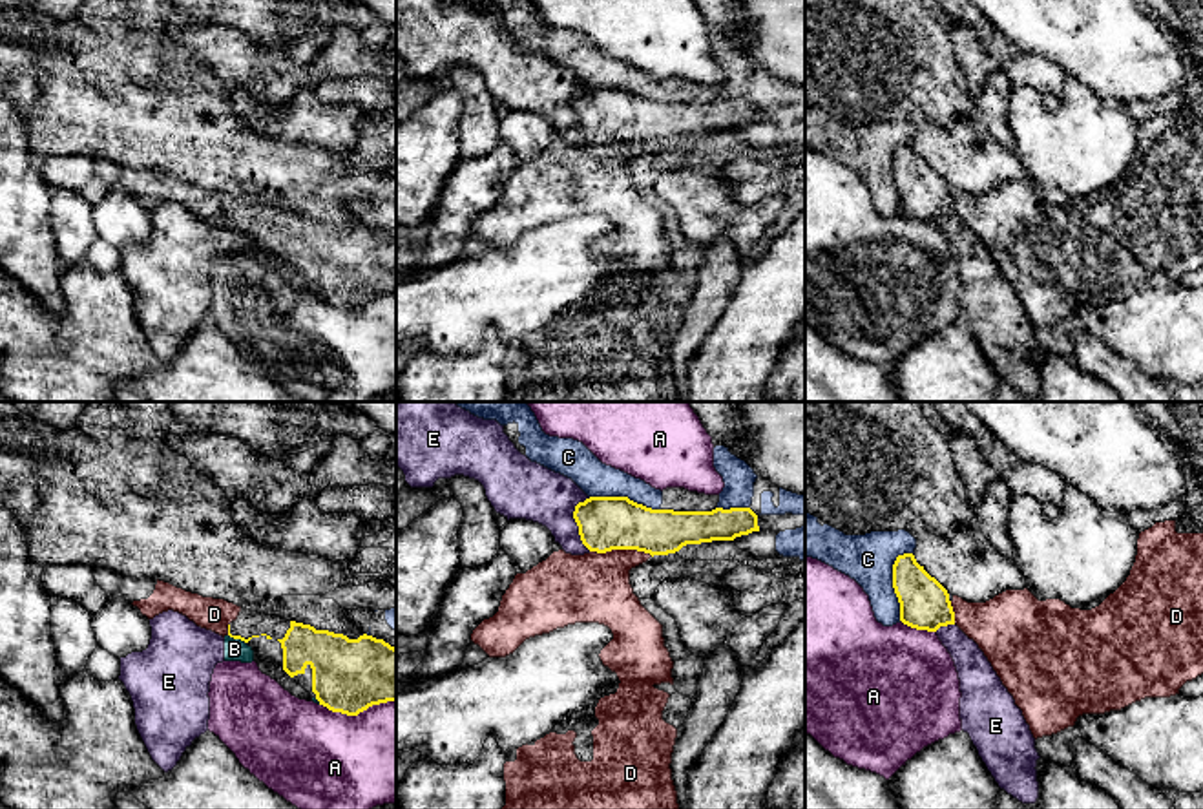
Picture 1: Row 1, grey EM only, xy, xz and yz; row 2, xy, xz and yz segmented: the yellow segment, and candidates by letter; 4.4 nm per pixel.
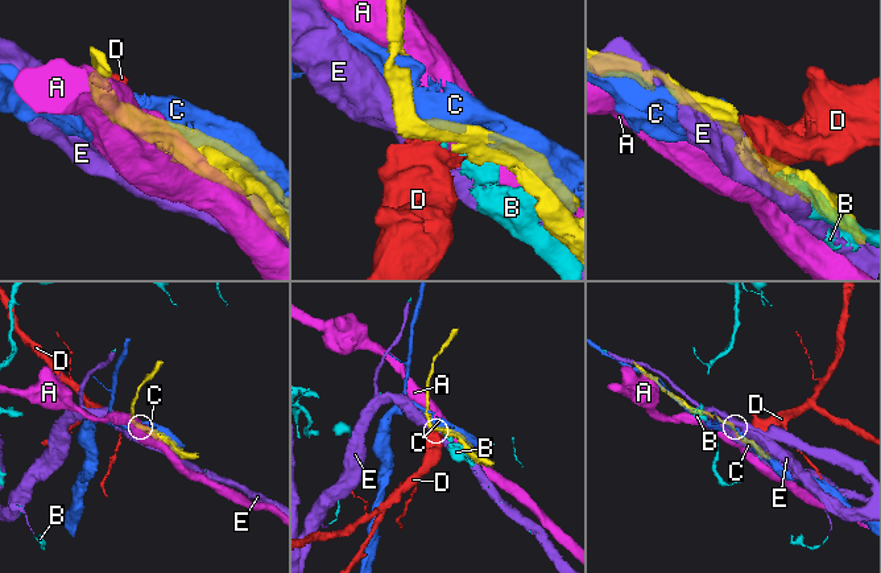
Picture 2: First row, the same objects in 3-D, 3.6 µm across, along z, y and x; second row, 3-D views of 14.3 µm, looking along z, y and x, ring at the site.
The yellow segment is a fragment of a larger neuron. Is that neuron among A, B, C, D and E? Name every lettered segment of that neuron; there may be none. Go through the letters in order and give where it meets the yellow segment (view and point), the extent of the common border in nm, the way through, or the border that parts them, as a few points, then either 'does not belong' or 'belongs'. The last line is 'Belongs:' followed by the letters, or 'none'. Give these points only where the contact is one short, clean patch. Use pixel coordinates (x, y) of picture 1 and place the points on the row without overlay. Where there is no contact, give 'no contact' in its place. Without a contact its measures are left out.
A: contact xy (356, 305); length 340 nm; does not belong
B: contact xy (238, 229); length 90 nm; does not belong
C: contact yz (893, 172); length 300 nm; does not belong
D: contact xz (621, 139); length 280 nm; belongs
E: contact xz (575, 112); length 240 nm; does not belong
Belongs: D

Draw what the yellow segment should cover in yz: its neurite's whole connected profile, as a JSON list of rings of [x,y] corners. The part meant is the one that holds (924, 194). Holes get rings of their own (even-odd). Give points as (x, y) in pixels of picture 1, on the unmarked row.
[[[913,144],[896,148],[893,179],[900,194],[900,212],[904,215],[927,223],[955,215],[947,181],[916,153]]]

